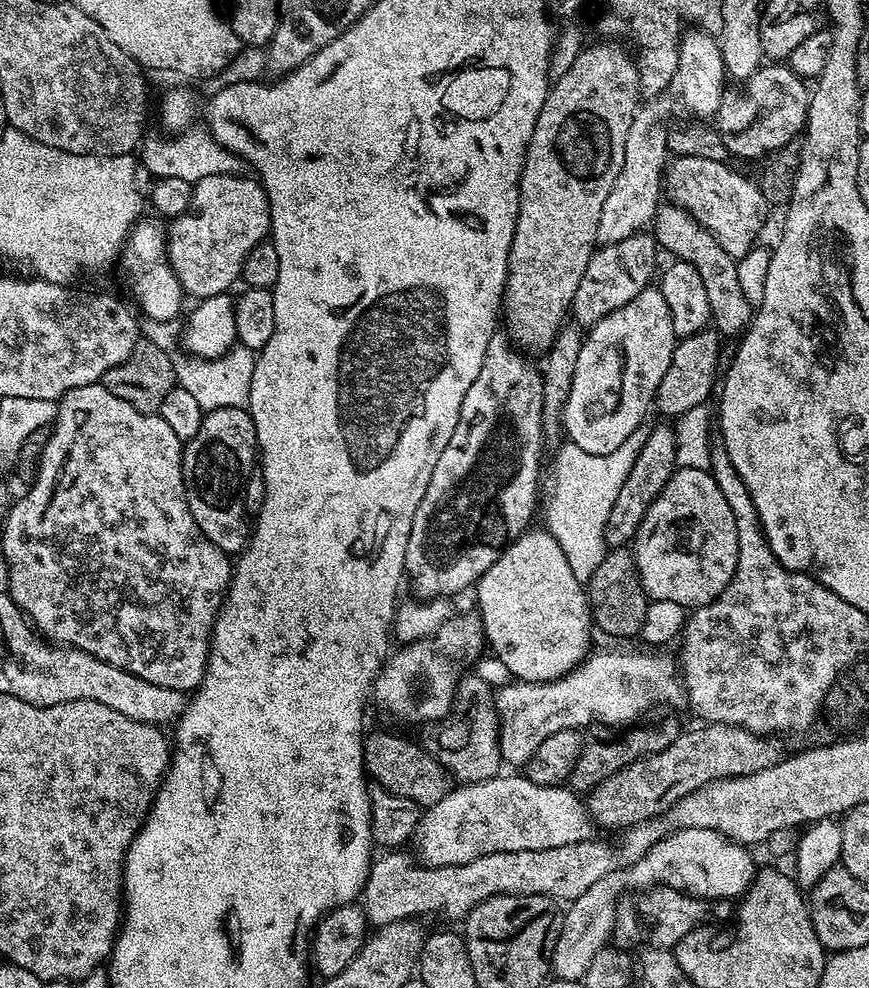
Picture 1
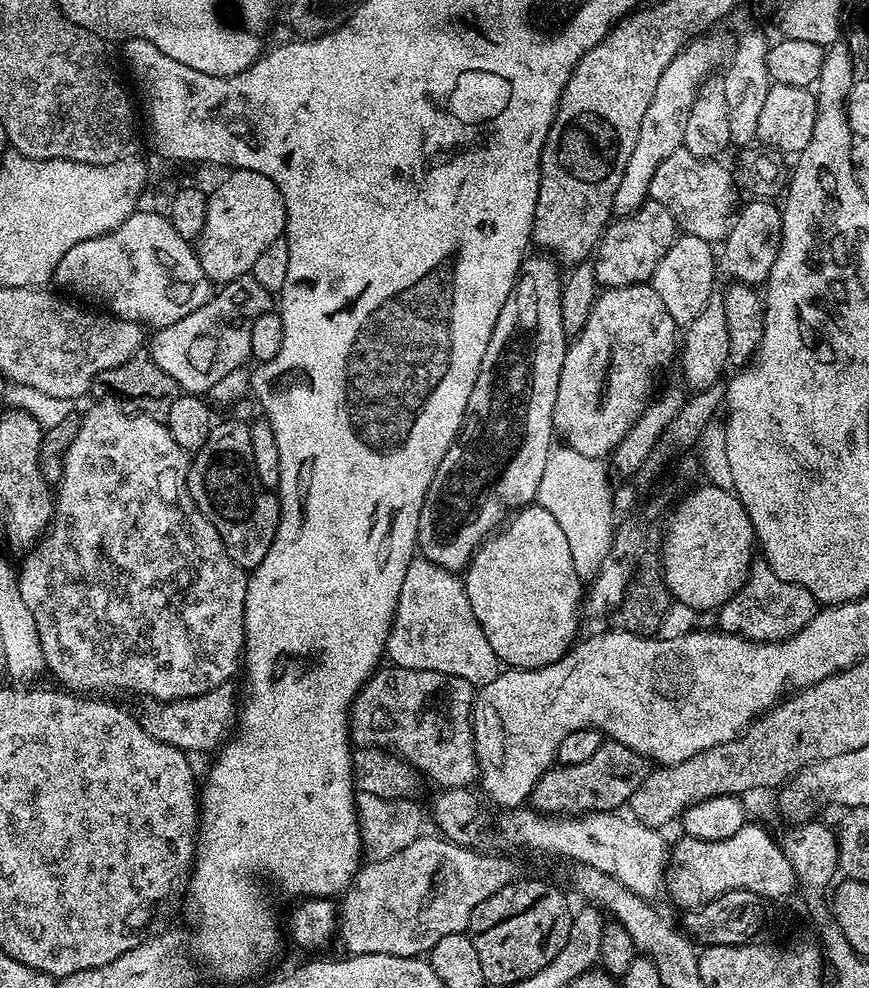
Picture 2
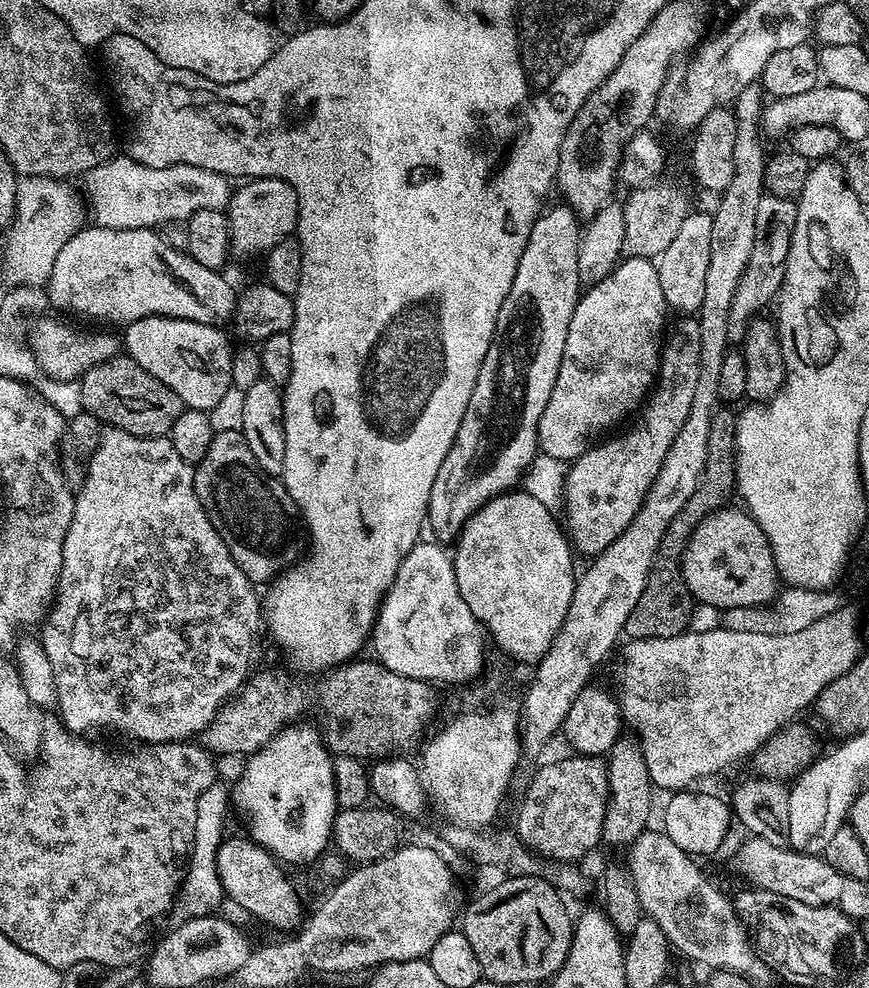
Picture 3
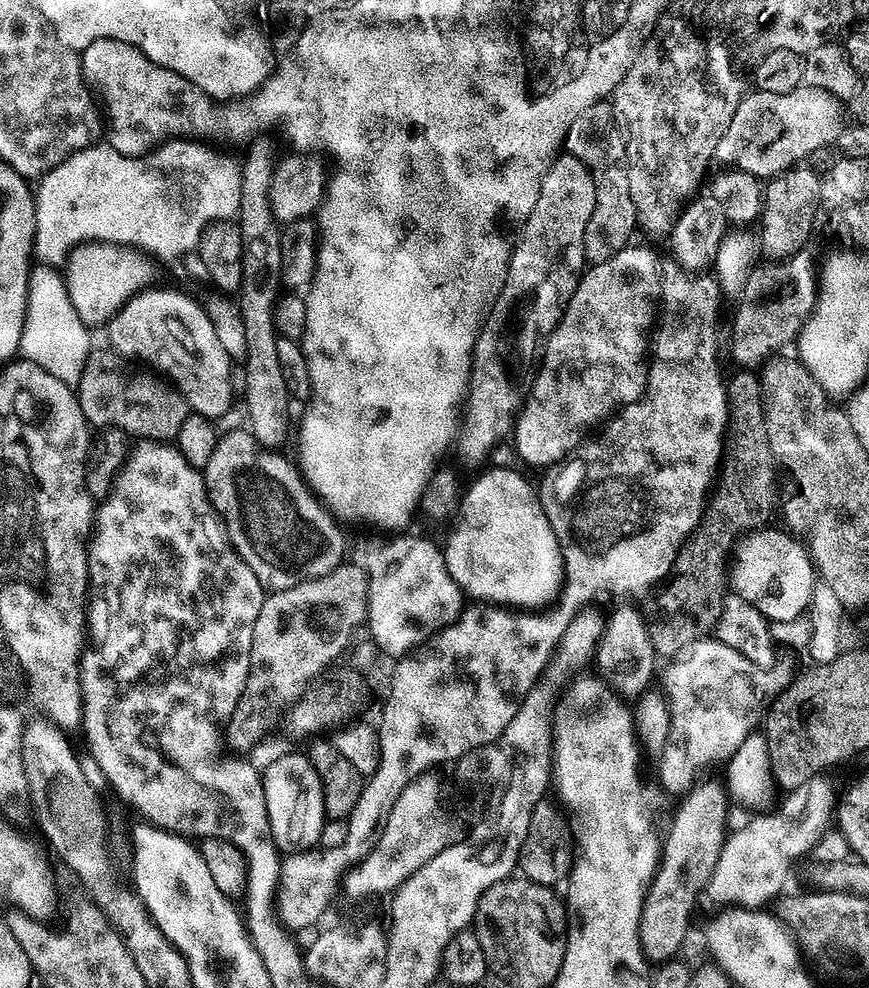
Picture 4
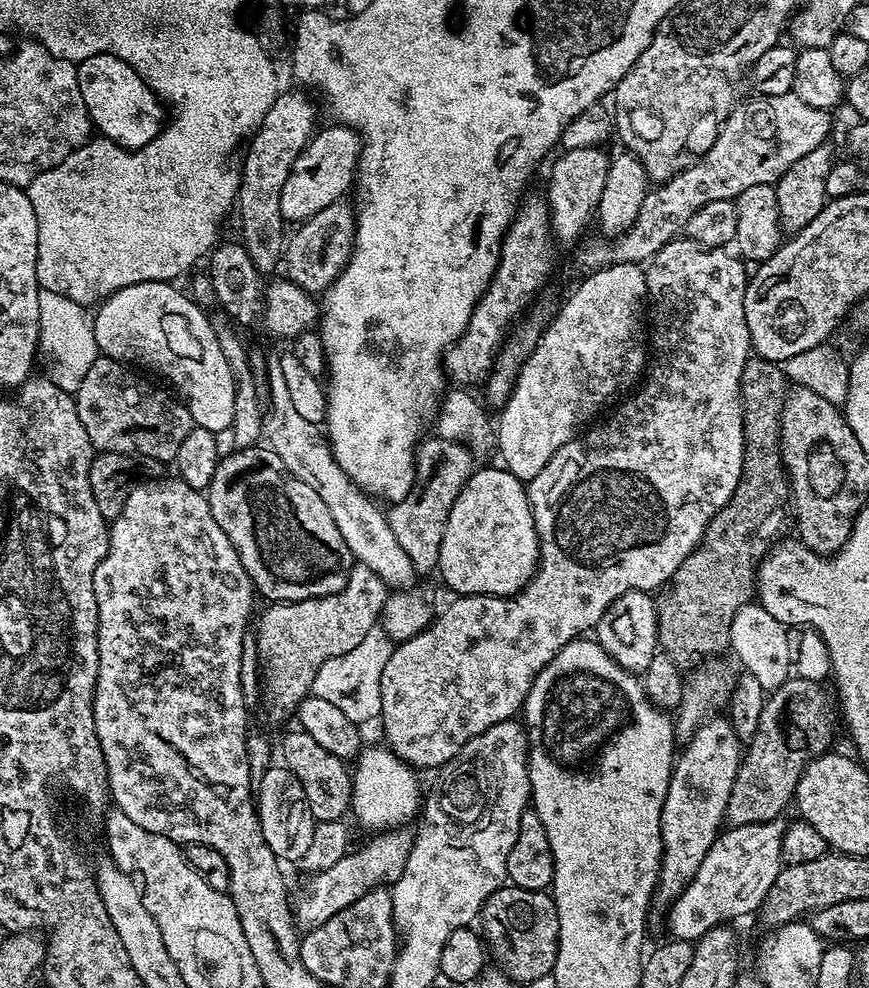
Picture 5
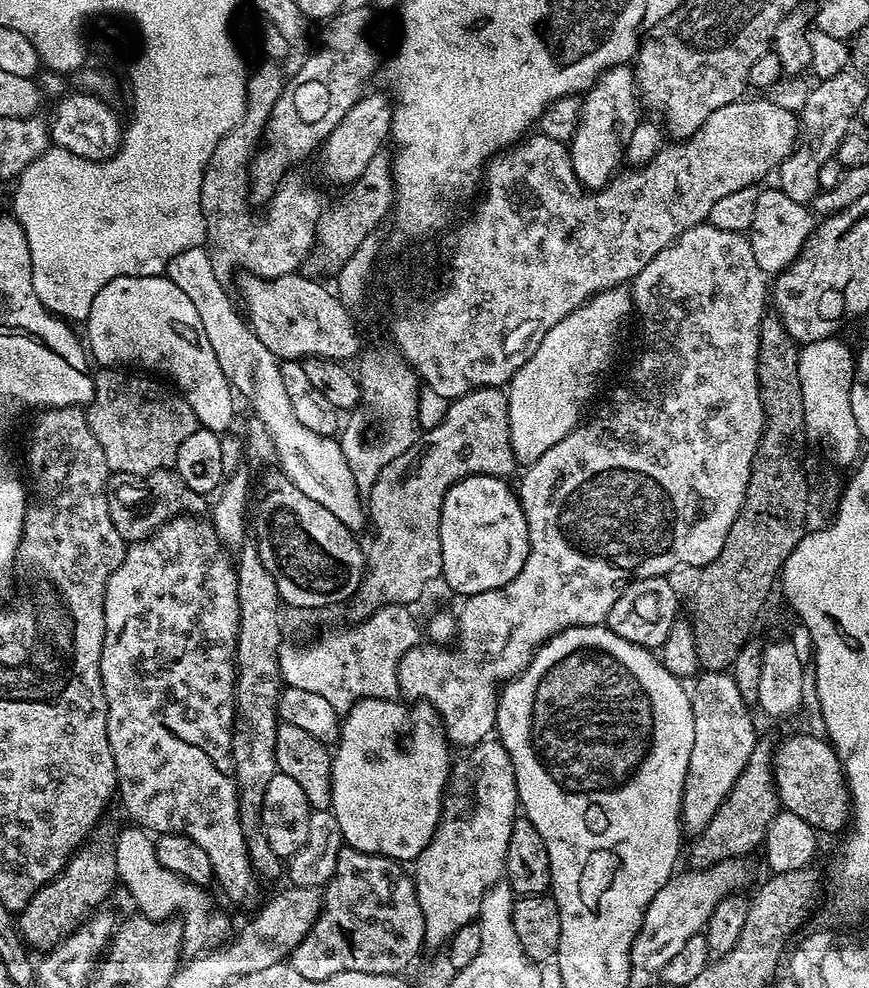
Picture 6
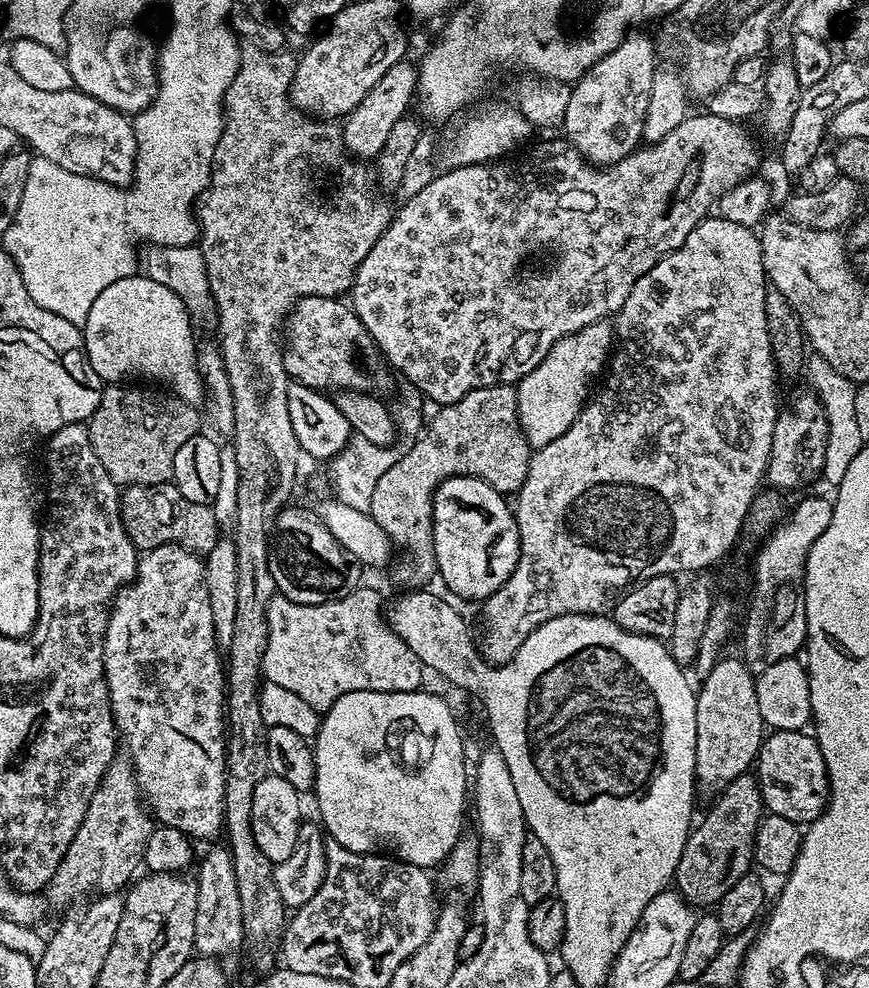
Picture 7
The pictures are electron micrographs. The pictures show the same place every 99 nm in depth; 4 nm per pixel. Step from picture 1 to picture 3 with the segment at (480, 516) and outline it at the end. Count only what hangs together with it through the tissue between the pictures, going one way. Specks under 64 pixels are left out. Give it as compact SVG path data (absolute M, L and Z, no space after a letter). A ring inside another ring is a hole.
M557 202L540 213L540 217L534 222L530 230L530 238L526 242L526 250L522 250L522 258L518 262L518 274L514 274L514 286L510 286L510 294L502 302L496 319L496 333L492 339L490 350L486 350L486 358L478 370L478 382L474 382L474 394L470 394L470 406L466 406L466 414L462 418L462 426L458 426L458 434L442 462L438 466L438 478L434 478L434 486L430 486L430 502L428 503L427 527L432 527L432 532L437 541L452 542L464 529L464 524L479 510L483 504L490 502L495 496L501 496L504 492L513 491L523 481L524 473L532 464L532 459L538 454L540 443L538 442L538 422L542 418L542 410L546 410L546 402L550 402L550 390L554 390L554 382L558 378L558 366L562 362L562 354L566 346L566 334L570 330L570 318L574 314L576 304L582 295L582 285L578 278L578 246L580 245L581 221L569 205Z

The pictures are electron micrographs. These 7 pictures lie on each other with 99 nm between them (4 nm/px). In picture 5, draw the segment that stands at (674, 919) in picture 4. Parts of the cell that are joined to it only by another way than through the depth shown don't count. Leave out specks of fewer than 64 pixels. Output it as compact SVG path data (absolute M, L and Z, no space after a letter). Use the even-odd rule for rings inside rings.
M709 718L692 733L683 745L672 769L666 802L662 806L662 842L664 853L660 859L660 876L652 894L651 907L668 910L686 890L698 872L707 851L714 846L716 837L726 824L732 787L740 769L742 743L728 718Z

